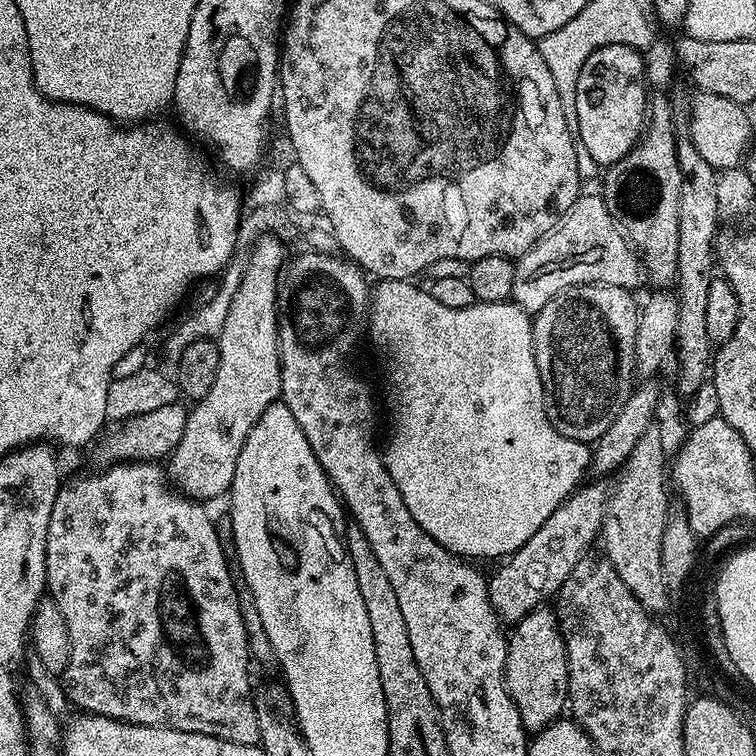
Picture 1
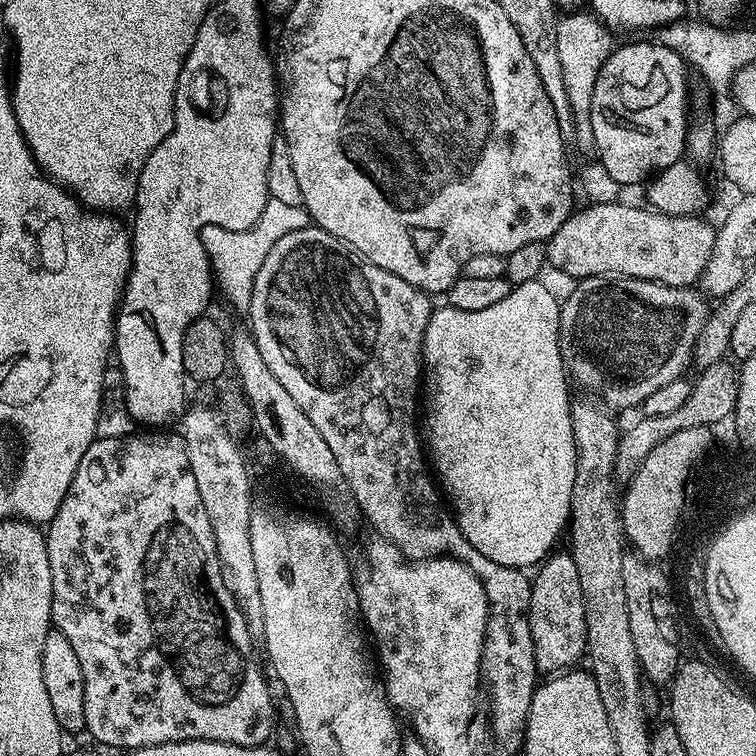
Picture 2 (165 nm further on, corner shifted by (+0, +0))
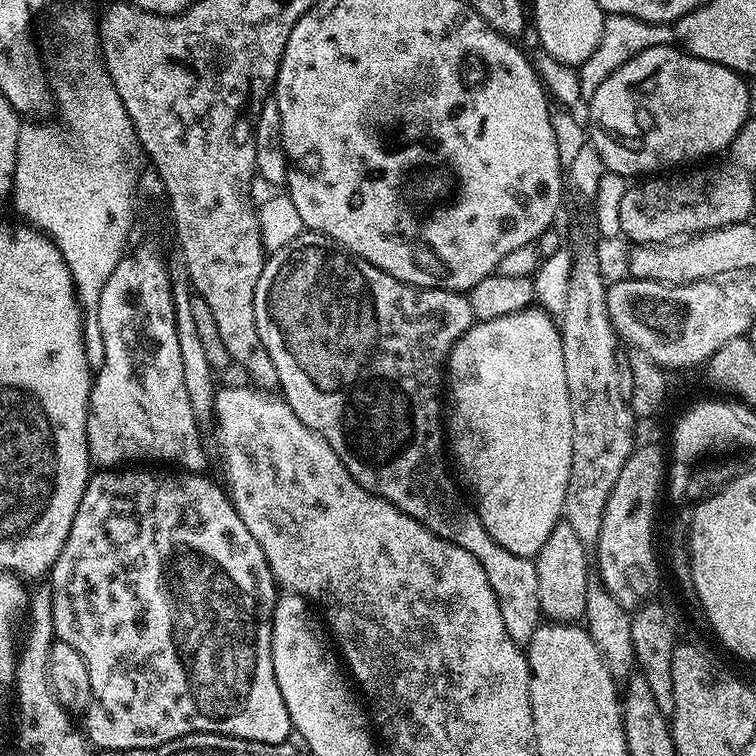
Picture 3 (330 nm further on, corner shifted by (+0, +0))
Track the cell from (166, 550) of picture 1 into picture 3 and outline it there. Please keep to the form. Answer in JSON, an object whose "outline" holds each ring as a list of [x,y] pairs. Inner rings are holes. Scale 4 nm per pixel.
{"outline":[[[128,466],[123,470],[96,470],[89,475],[82,502],[78,502],[78,514],[74,514],[70,534],[50,573],[56,639],[66,642],[66,646],[74,646],[74,650],[82,654],[82,662],[86,662],[90,674],[92,704],[83,717],[84,724],[82,720],[88,743],[93,749],[105,748],[116,754],[157,748],[195,732],[217,732],[250,742],[285,743],[294,729],[290,710],[286,710],[286,702],[282,702],[282,690],[278,690],[278,678],[274,678],[272,611],[278,599],[278,585],[266,562],[266,554],[262,554],[262,546],[258,546],[254,534],[246,530],[246,522],[238,518],[238,510],[234,510],[227,491],[219,483],[216,485],[208,474],[183,470],[151,472],[148,468],[151,467]]]}

